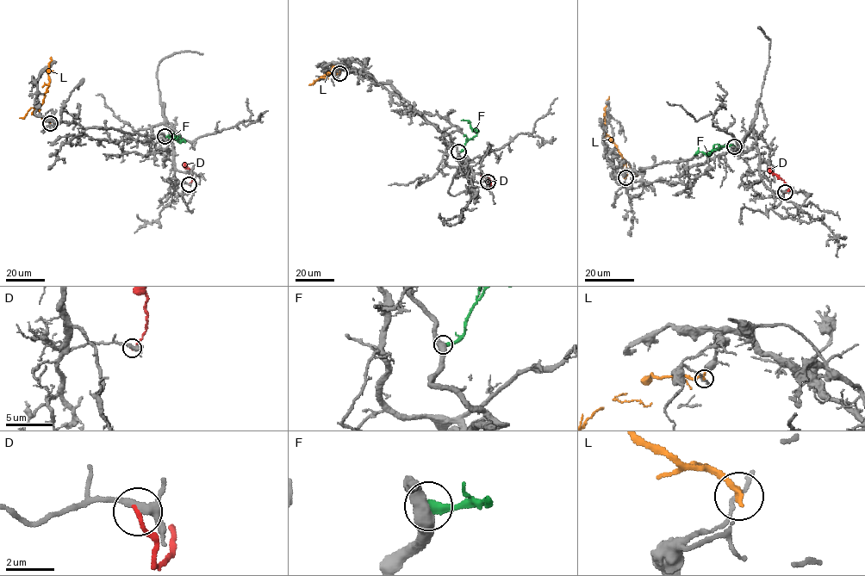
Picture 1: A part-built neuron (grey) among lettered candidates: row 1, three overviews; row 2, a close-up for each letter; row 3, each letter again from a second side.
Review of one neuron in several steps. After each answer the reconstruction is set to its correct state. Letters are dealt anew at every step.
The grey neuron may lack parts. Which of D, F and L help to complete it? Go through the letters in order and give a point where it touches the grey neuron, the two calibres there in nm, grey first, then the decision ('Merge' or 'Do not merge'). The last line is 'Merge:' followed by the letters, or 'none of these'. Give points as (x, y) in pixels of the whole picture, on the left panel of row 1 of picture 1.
D: Touches grey at (189, 184). Thickness 300 nm (grey) against 180 nm. Do not merge
F: Touches grey at (164, 136). Thickness 480 nm (grey) against 400 nm. Do not merge
L: Touches grey at (50, 123). Thickness 170 nm (grey) against 280 nm. Do not merge
Merge: none of these

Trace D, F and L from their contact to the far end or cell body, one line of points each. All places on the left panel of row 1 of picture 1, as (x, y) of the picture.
D: (189, 184), (192, 173), (183, 162)
F: (164, 136), (171, 135), (183, 140), (169, 137)
L: (50, 123), (40, 115), (39, 108), (49, 85), (51, 57)

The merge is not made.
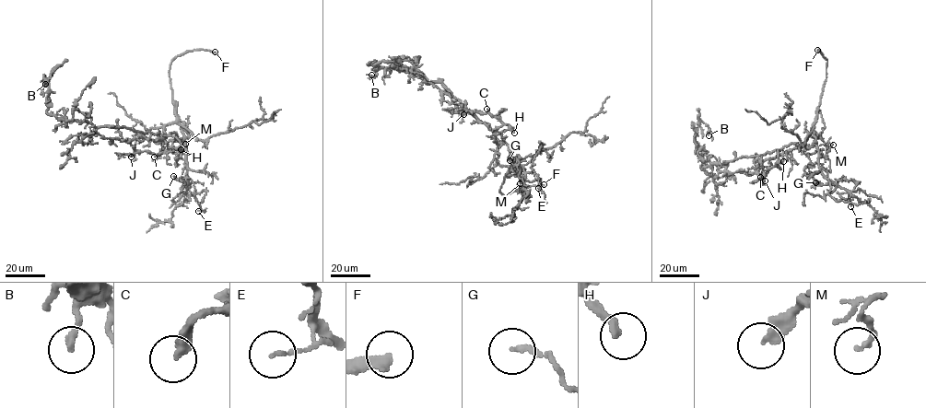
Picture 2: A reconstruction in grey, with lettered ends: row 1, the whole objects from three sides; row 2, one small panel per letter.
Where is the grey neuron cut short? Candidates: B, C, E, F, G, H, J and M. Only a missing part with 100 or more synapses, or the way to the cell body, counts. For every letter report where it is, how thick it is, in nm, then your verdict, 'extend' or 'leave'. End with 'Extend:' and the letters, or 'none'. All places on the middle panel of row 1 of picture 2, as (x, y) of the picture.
B: place (371, 75); calibre 240 nm; leave
C: place (486, 109); calibre 320 nm; extend
E: place (538, 188); calibre 120 nm; leave
F: place (544, 184); calibre 360 nm; extend
G: place (509, 160); calibre 150 nm; leave
H: place (514, 133); calibre 280 nm; leave
J: place (463, 114); calibre 320 nm; leave
M: place (520, 183); calibre 150 nm; leave
Extend: C, F

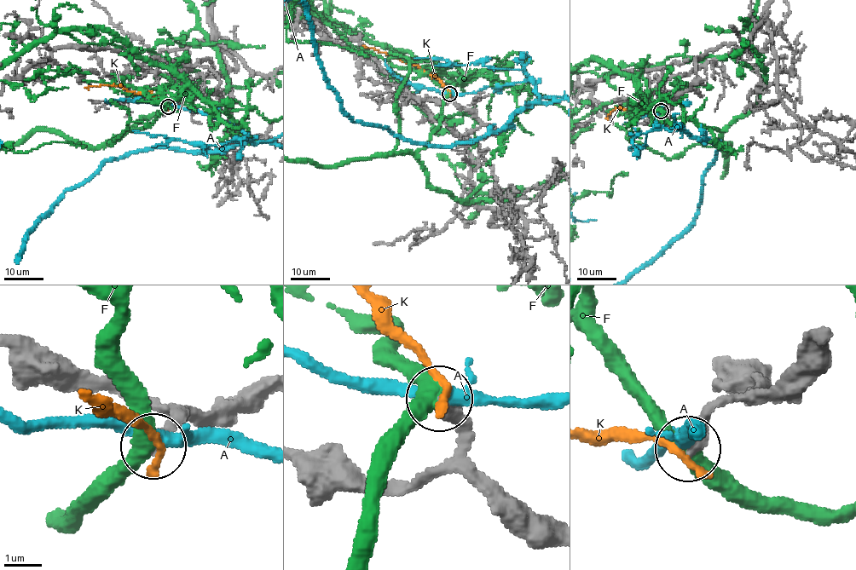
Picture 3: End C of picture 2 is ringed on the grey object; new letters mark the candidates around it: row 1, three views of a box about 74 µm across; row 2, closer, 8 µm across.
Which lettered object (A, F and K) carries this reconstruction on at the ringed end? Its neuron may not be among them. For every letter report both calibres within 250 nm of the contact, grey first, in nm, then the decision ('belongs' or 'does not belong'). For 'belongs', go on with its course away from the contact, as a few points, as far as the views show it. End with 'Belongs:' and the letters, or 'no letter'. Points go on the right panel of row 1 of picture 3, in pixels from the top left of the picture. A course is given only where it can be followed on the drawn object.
A: calibres 360 and 280 nm; does not belong
F: calibres 360 and 400 nm; does not belong
K: calibres 320 and 240 nm; does not belong
Belongs: no letter

